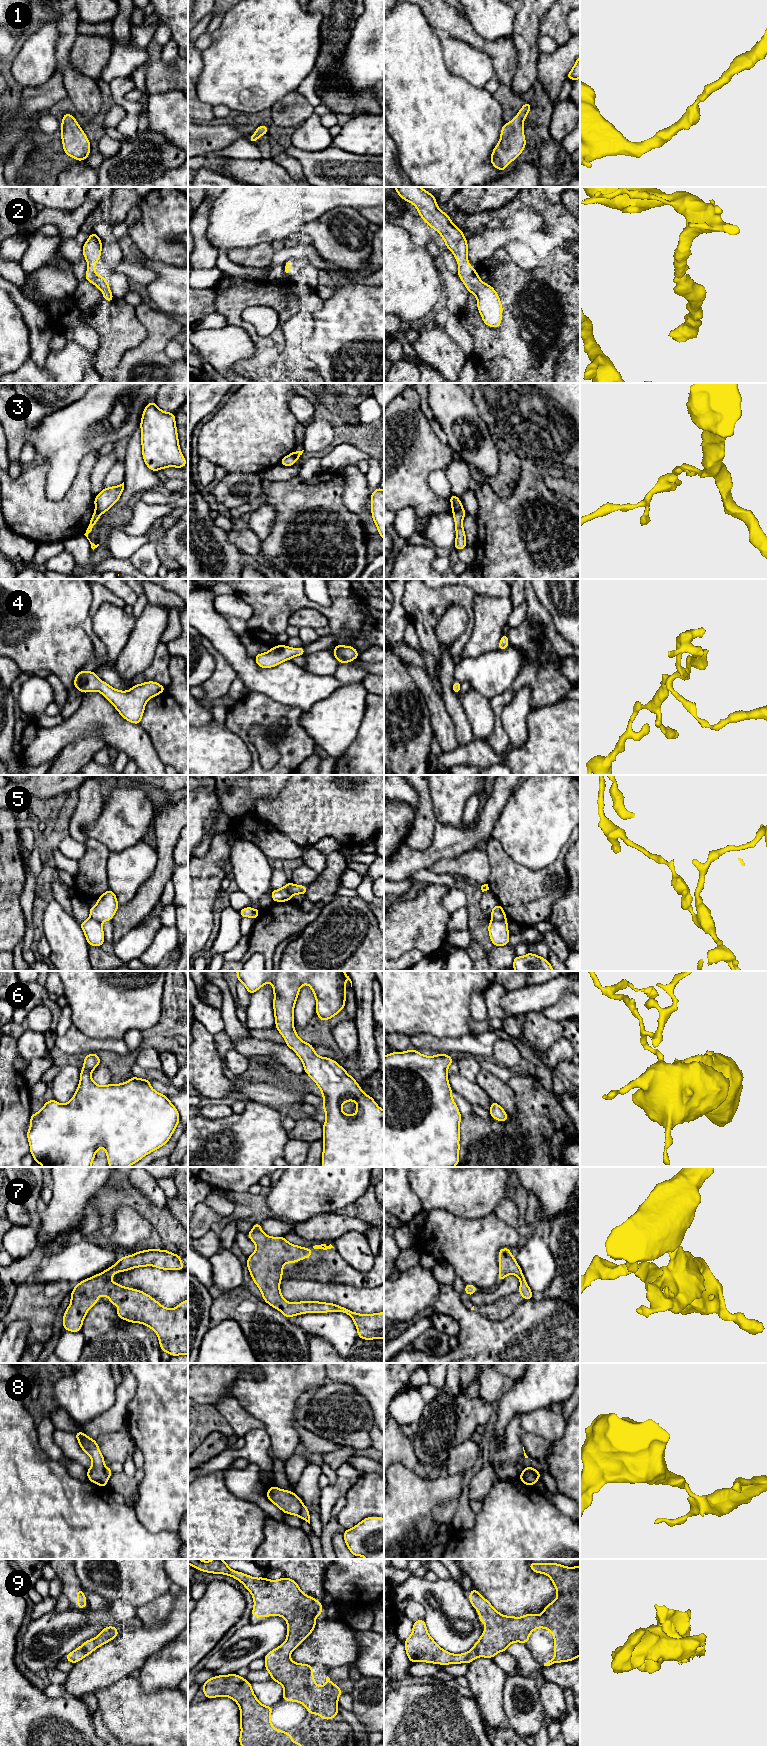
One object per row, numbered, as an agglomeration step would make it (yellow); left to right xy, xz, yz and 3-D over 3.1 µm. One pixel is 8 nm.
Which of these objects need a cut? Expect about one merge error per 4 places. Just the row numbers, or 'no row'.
3, 5, 8

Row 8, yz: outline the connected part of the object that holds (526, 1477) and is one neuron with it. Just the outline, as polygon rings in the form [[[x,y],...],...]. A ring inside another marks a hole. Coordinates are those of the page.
[[[524,1468],[520,1473],[520,1482],[529,1486],[534,1486],[537,1482],[537,1478],[533,1473]]]

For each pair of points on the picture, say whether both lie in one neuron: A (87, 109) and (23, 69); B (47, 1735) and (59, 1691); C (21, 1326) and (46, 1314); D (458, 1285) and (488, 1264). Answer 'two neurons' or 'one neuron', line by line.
A: two neurons
B: two neurons
C: two neurons
D: two neurons

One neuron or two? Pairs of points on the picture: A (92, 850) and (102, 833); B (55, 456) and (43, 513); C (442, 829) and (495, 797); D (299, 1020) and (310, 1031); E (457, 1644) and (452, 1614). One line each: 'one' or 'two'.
A: two
B: two
C: one
D: two
E: one

